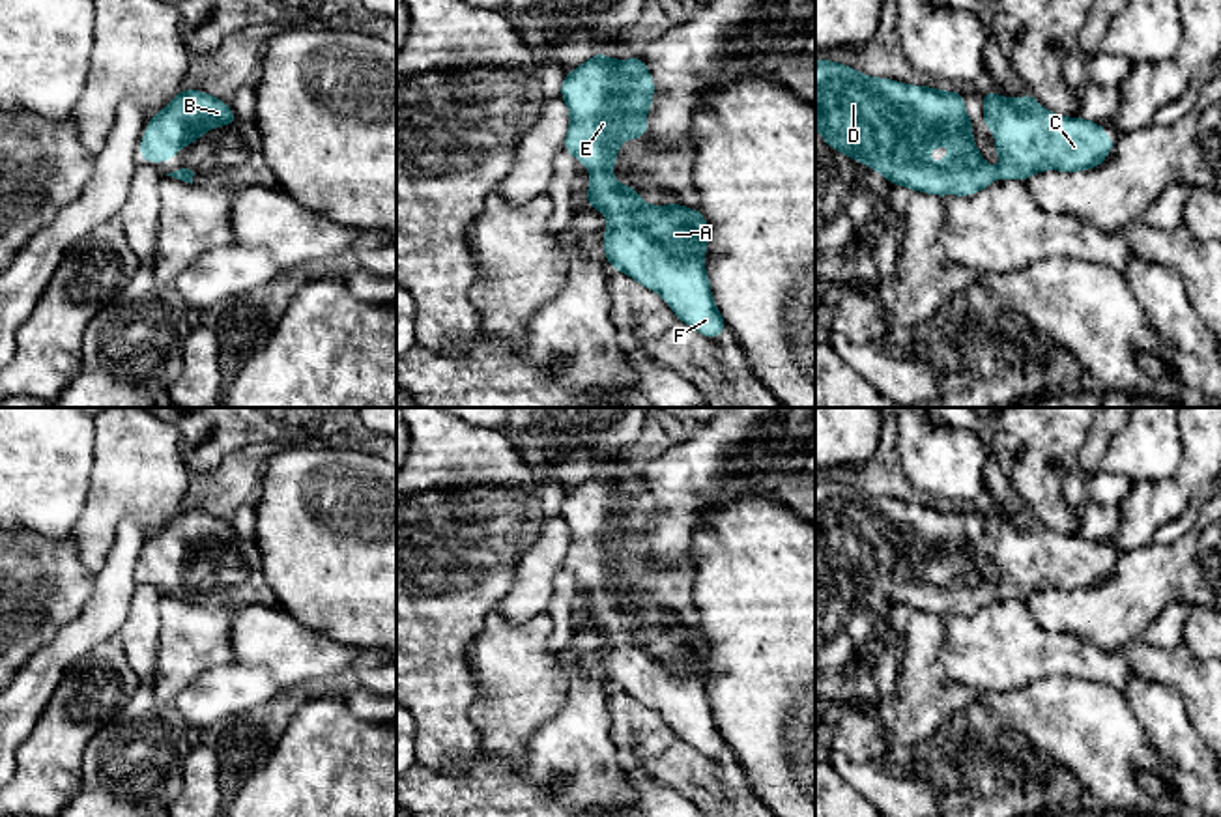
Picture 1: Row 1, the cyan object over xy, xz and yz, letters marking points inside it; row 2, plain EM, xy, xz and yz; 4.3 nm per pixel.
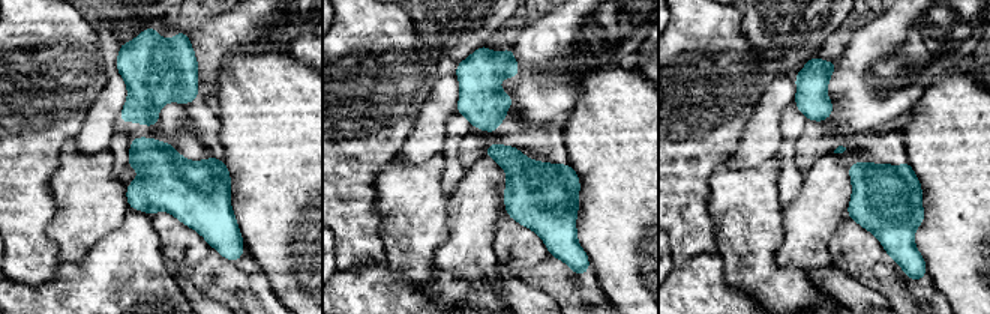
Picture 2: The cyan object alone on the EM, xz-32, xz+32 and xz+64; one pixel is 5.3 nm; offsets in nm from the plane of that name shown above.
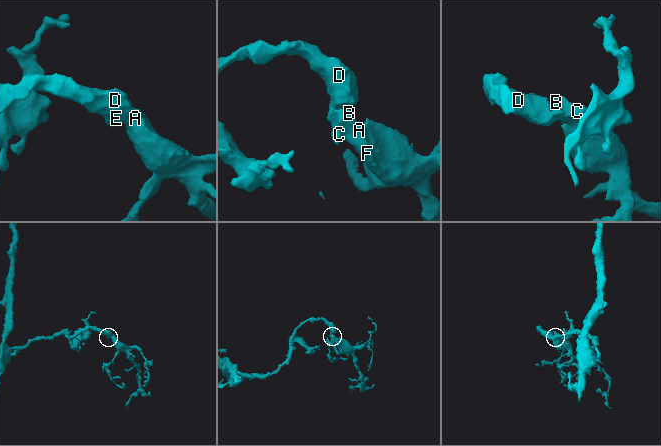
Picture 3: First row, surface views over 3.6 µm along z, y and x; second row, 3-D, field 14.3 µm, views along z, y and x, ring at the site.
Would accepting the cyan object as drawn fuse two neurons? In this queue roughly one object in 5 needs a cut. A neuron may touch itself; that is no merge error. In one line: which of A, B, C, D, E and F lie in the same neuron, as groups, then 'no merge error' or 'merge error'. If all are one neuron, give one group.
A B C D E F; no merge error

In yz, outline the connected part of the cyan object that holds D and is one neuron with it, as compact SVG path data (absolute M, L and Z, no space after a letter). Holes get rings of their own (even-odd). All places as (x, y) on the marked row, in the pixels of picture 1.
M815 60L815 129L825 142L843 155L868 165L890 183L935 196L970 196L997 178L1027 181L1041 170L1077 172L1099 166L1114 146L1103 125L1083 118L1047 112L1030 93L1017 101L997 92L982 93L984 127L995 133L995 150L1002 168L991 168L972 142L972 125L963 93L939 92L931 86L911 86L890 79L860 75L856 69L830 60ZM954 144L955 150L941 165L927 161L927 150Z

